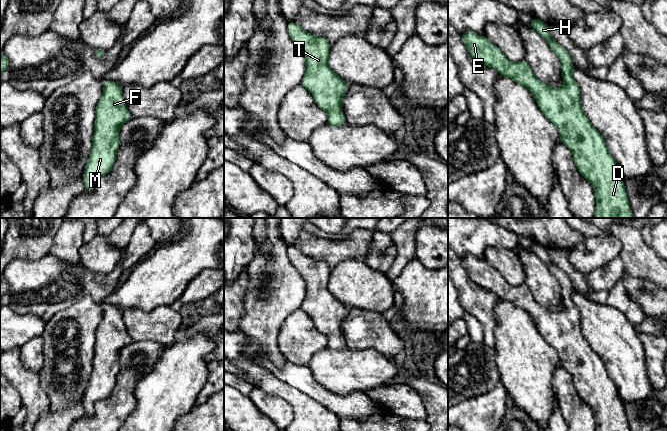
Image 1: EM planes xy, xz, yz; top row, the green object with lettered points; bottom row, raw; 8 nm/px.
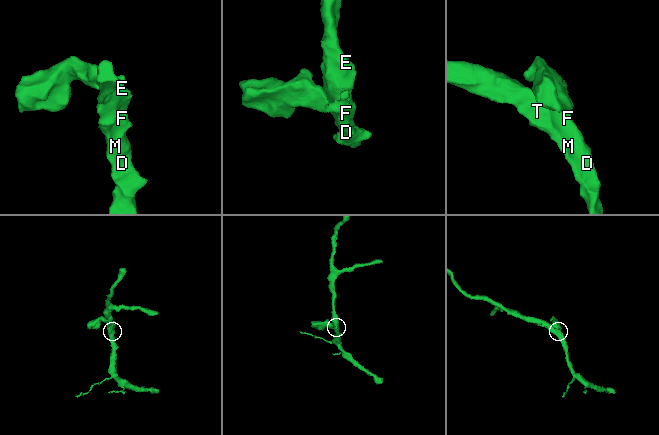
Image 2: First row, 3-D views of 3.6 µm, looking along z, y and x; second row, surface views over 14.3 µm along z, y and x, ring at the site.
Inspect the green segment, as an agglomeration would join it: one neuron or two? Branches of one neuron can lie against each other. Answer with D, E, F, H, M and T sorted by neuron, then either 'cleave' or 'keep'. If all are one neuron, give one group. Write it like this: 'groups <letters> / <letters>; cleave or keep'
groups D E F H M T; keep

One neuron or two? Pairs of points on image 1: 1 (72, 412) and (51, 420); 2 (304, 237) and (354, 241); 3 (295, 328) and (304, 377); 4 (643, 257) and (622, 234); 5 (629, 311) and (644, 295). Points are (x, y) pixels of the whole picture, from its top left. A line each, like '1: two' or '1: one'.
1: one
2: one
3: two
4: one
5: two

